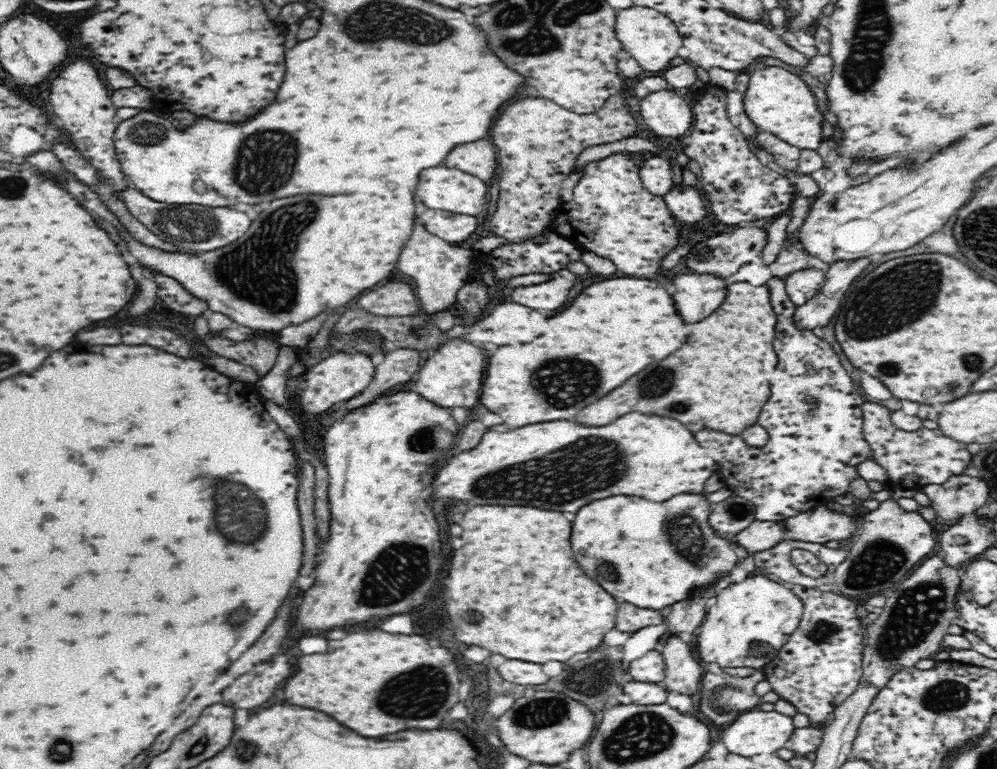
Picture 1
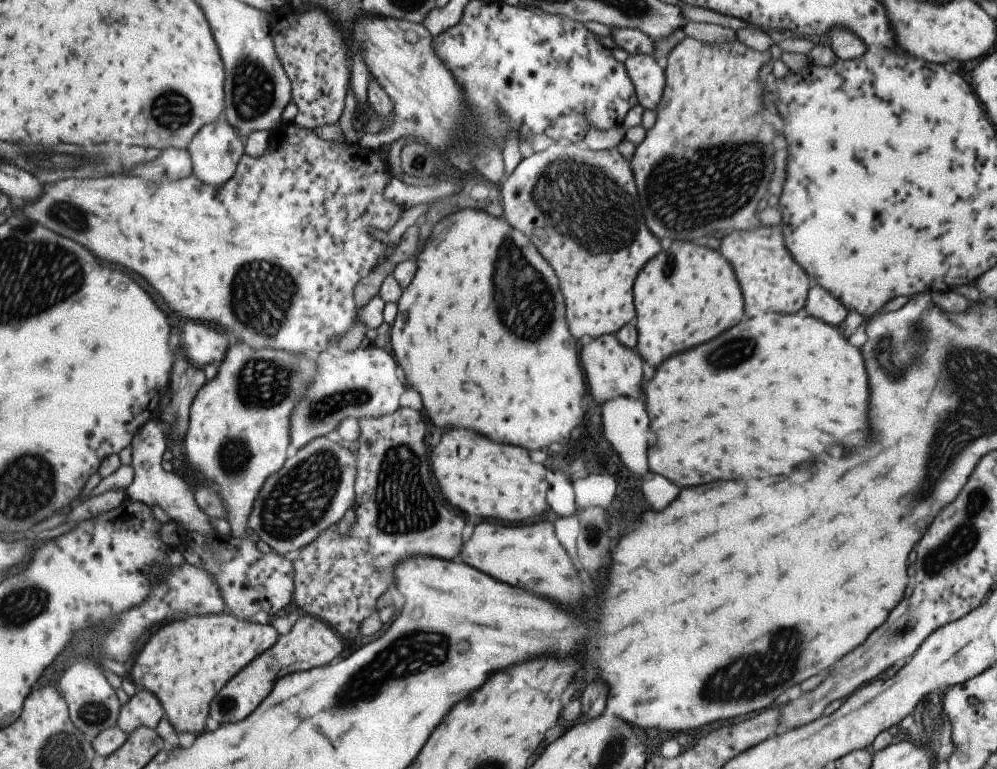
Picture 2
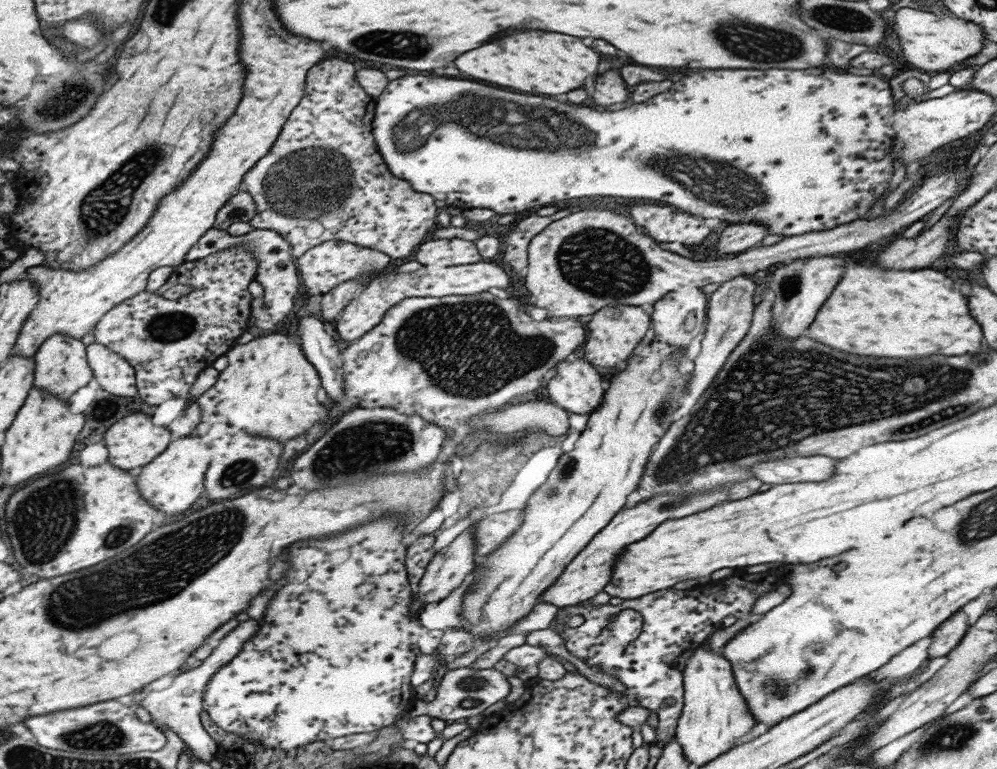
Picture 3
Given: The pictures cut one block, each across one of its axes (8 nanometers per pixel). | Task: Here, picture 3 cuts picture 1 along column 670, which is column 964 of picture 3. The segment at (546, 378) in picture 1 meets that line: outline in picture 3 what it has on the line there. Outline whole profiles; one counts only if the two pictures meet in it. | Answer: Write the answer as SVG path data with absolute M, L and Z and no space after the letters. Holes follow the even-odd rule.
M855 264L855 266L849 266L845 270L845 276L837 282L837 286L833 288L833 292L829 294L827 302L823 302L823 306L819 308L819 314L815 314L813 322L807 327L806 334L809 338L825 344L825 346L831 346L835 350L843 350L843 352L849 352L849 354L859 354L859 356L885 356L885 358L915 358L915 356L929 356L931 352L933 354L945 354L947 356L947 346L949 346L949 356L955 356L955 354L965 354L969 352L971 346L979 344L981 340L981 328L973 322L973 318L969 316L969 310L967 310L967 300L965 296L961 296L959 292L953 290L953 282L943 276L941 272L935 272L935 270L907 270L907 272L889 272L889 270L881 270L877 266L869 266L869 264Z

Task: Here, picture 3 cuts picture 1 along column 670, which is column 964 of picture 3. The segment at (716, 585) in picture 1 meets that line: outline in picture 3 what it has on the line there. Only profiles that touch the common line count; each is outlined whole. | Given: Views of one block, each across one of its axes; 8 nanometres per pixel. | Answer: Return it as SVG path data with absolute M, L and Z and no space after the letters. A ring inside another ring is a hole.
M962 609L941 622L931 634L932 643L927 649L929 660L945 657L954 646L957 646L967 629L967 617Z

